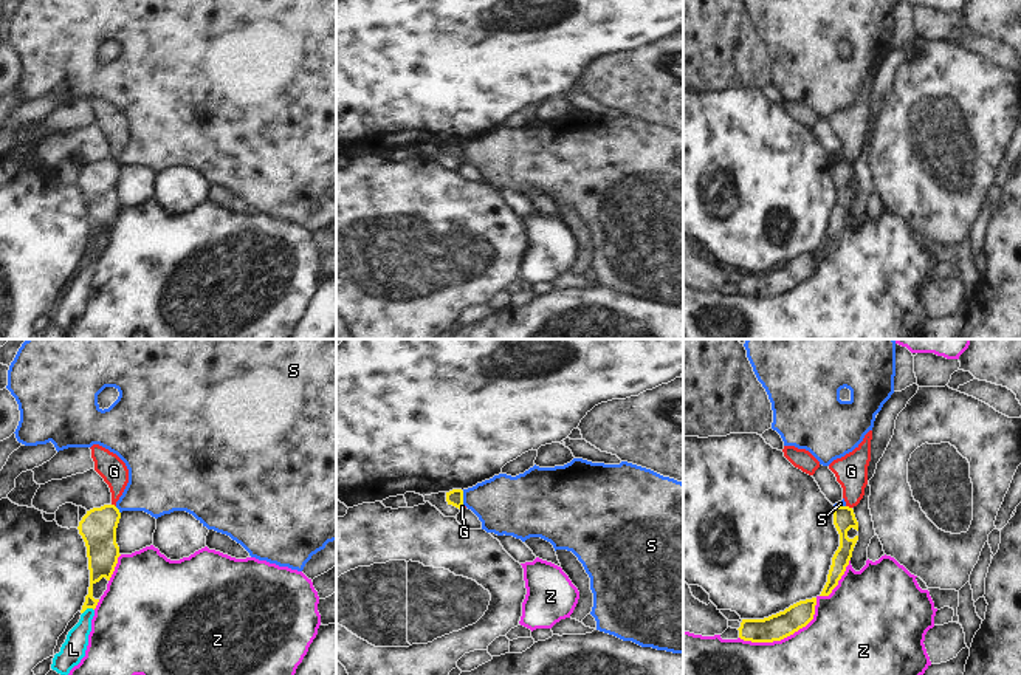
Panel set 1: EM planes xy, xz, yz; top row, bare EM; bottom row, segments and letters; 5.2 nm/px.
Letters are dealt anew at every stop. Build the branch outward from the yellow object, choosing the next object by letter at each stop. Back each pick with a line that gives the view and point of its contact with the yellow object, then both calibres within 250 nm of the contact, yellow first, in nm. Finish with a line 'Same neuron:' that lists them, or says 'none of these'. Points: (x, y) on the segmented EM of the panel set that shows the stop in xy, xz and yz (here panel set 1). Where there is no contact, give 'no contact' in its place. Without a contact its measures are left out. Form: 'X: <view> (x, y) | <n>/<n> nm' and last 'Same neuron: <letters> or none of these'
Same neuron: none of these

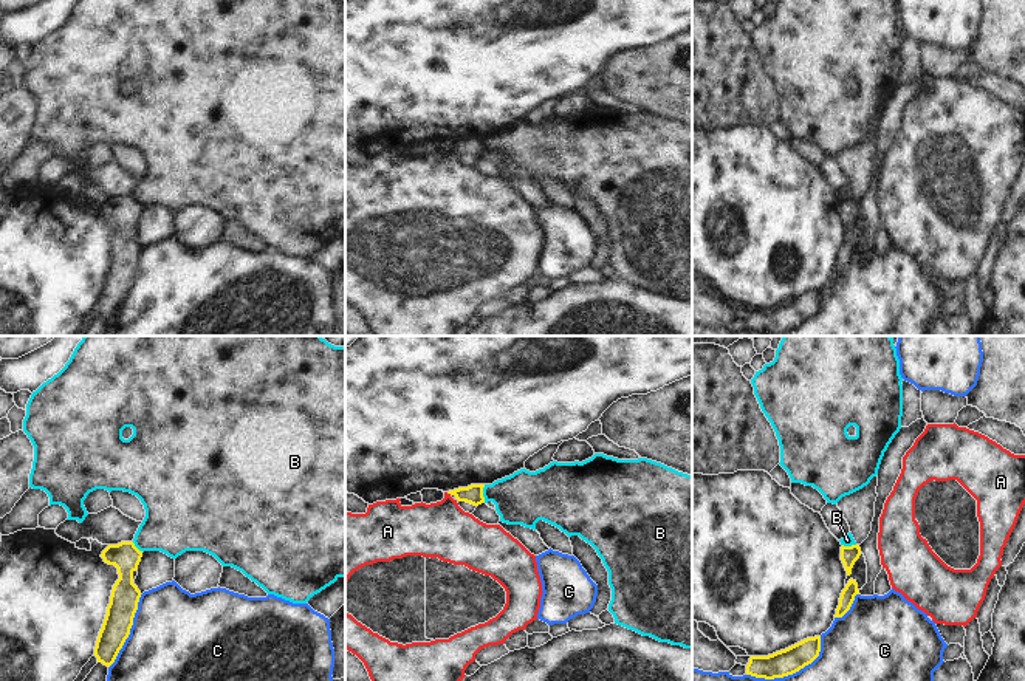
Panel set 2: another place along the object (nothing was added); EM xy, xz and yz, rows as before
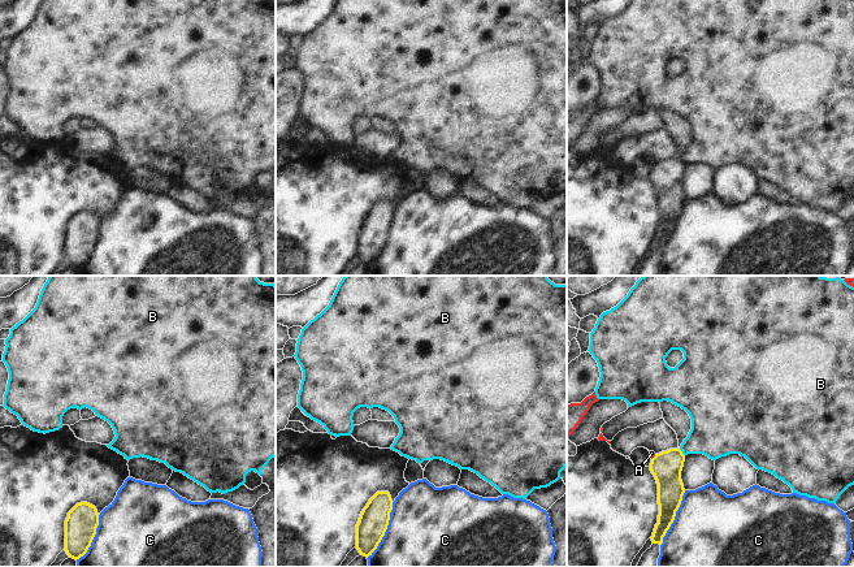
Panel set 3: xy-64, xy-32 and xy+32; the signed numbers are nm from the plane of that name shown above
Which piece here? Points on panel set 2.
A: xz (449, 492) | 100/300 nm
Same neuron: A

